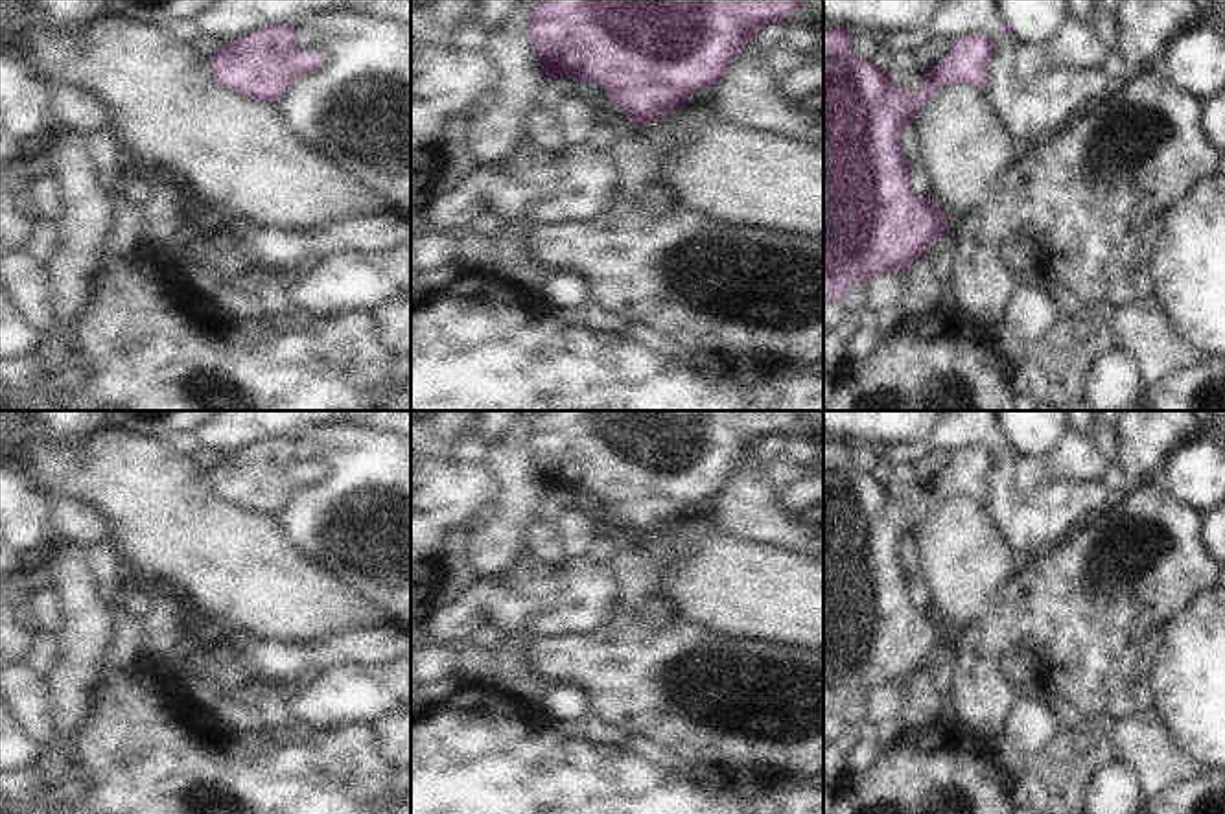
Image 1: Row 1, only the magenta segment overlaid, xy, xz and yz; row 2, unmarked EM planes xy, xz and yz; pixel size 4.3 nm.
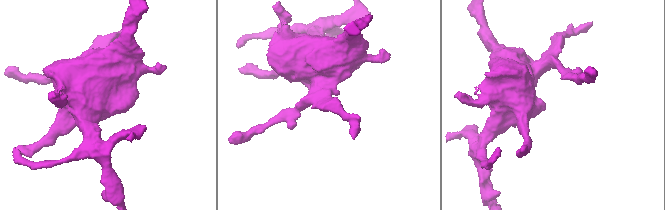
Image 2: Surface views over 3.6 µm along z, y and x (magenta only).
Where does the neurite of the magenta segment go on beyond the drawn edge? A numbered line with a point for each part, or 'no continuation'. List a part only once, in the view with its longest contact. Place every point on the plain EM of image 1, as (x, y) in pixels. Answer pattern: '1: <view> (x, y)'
no continuation

